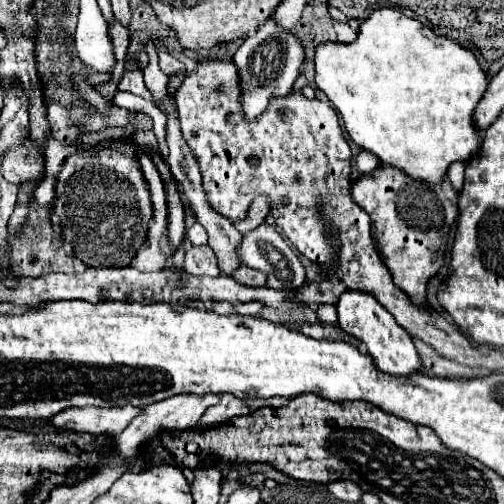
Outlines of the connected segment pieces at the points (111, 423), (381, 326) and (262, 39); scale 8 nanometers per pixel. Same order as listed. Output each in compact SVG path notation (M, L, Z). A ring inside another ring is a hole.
M125 404L125 406L109 406L109 408L85 406L85 408L63 410L51 422L57 428L65 428L65 430L117 436L139 414L141 414L141 408L135 408L131 404Z
M347 290L341 294L337 302L339 312L339 326L347 334L355 336L367 346L367 354L373 358L373 362L381 368L381 372L395 374L395 376L411 376L417 372L423 372L421 358L415 350L415 344L405 328L401 328L395 318L381 308L381 304L375 298L369 298L369 294L357 294L357 290Z
M271 14L259 28L255 34L249 34L245 38L245 42L239 46L239 50L233 56L237 68L239 68L239 78L241 78L241 86L243 86L243 110L247 118L255 118L257 114L261 114L265 110L265 106L269 104L271 98L275 96L285 96L291 92L299 70L303 66L305 60L305 50L299 42L299 38L279 26L275 22L275 14Z

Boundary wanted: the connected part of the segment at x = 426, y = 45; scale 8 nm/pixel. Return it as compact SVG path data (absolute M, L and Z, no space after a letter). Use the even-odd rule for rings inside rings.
M375 10L361 24L357 40L351 44L319 44L315 52L315 82L341 114L347 134L357 146L377 154L383 164L393 164L417 180L437 184L445 178L453 162L467 162L481 150L473 112L489 86L487 72L471 50L435 34L423 22L407 18L397 10Z

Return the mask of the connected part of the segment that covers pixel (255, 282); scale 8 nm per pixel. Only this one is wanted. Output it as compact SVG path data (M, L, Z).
M241 266L235 270L233 278L237 278L237 282L245 284L245 286L265 286L267 284L267 274L253 270L249 266Z

